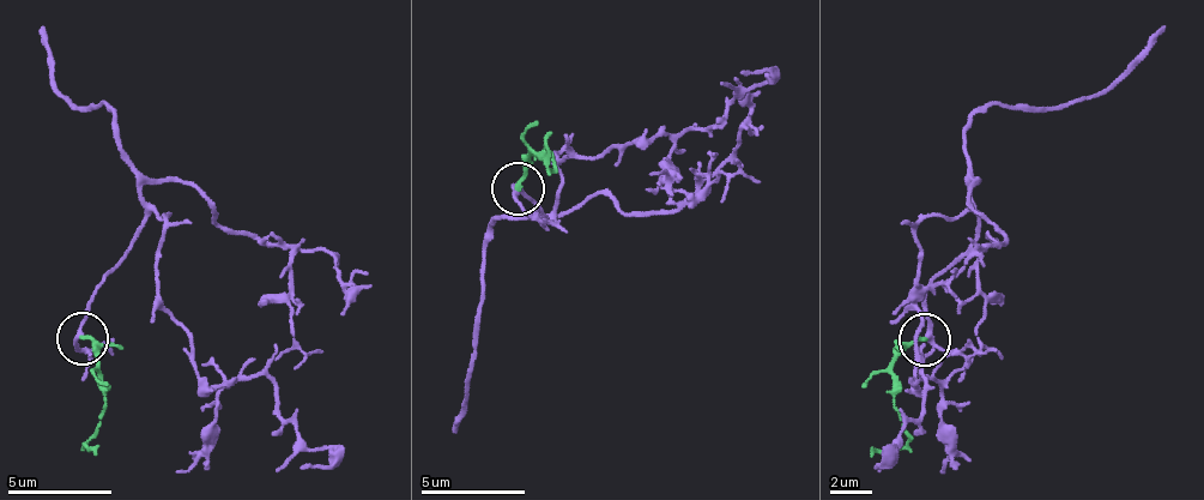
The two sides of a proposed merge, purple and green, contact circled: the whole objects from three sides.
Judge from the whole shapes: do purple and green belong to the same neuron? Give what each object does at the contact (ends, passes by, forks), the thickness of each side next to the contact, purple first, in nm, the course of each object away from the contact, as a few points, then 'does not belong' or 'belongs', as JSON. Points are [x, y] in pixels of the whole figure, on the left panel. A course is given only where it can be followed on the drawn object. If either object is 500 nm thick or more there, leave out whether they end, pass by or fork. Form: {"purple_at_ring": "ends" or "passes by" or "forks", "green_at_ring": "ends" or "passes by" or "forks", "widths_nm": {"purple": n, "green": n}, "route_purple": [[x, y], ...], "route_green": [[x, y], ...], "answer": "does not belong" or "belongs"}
{"purple_at_ring": "passes by", "green_at_ring": "ends", "widths_nm": {"purple": 200, "green": 200}, "route_purple": [[83, 339], [169, 214], [157, 302], [213, 386], [277, 386], [331, 455], [297, 469]], "route_green": [[83, 339], [95, 344], [104, 407], [88, 449], [101, 444]], "answer": "belongs"}

